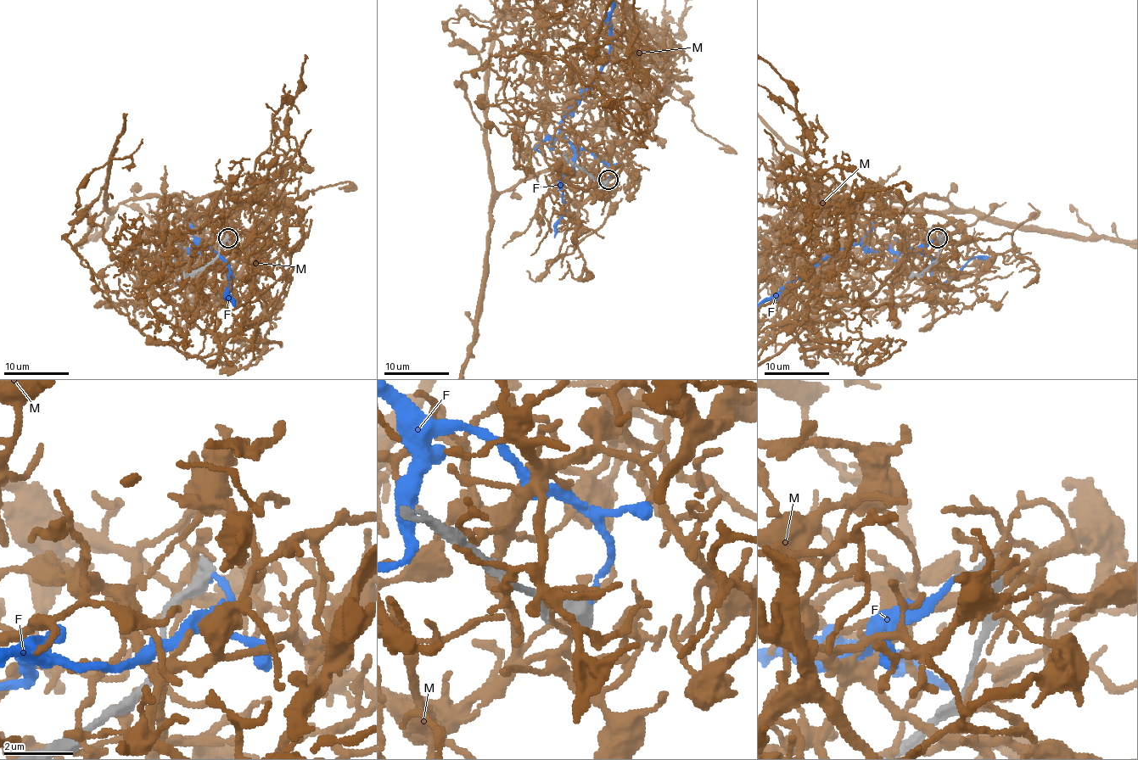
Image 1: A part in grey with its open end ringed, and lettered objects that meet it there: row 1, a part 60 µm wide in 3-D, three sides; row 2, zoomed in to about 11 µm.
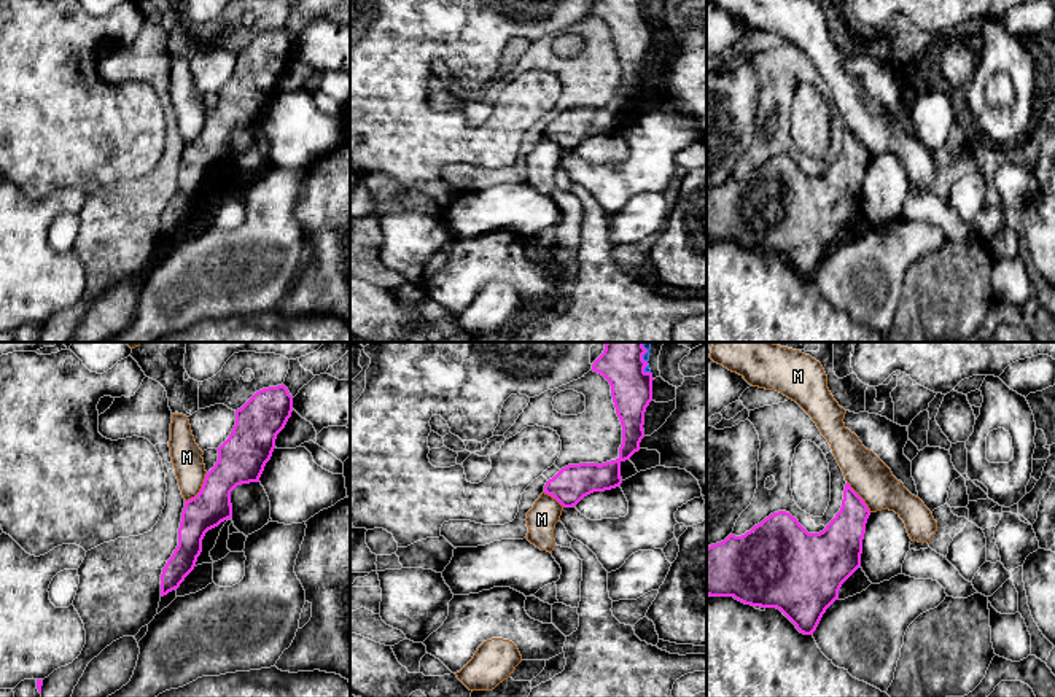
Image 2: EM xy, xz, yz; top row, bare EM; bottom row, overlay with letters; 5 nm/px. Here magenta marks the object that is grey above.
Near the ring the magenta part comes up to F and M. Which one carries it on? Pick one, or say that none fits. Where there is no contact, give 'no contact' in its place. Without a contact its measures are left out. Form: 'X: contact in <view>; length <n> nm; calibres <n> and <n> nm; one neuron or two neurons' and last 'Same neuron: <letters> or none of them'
F: contact in xz; length 50 nm; calibres 200 and 30 nm; one neuron
M: contact in xy; length 190 nm; calibres 240 and 160 nm; two neurons
Same neuron: F

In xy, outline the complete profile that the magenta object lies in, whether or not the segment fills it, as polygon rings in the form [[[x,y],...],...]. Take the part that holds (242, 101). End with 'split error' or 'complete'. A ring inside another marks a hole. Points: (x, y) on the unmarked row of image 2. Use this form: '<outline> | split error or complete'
[[[283,27],[256,35],[236,54],[236,68],[216,92],[218,105],[205,118],[200,135],[185,145],[178,189],[162,212],[161,240],[178,232],[194,213],[205,177],[232,162],[231,135],[259,126],[291,56],[293,40]]] | complete

